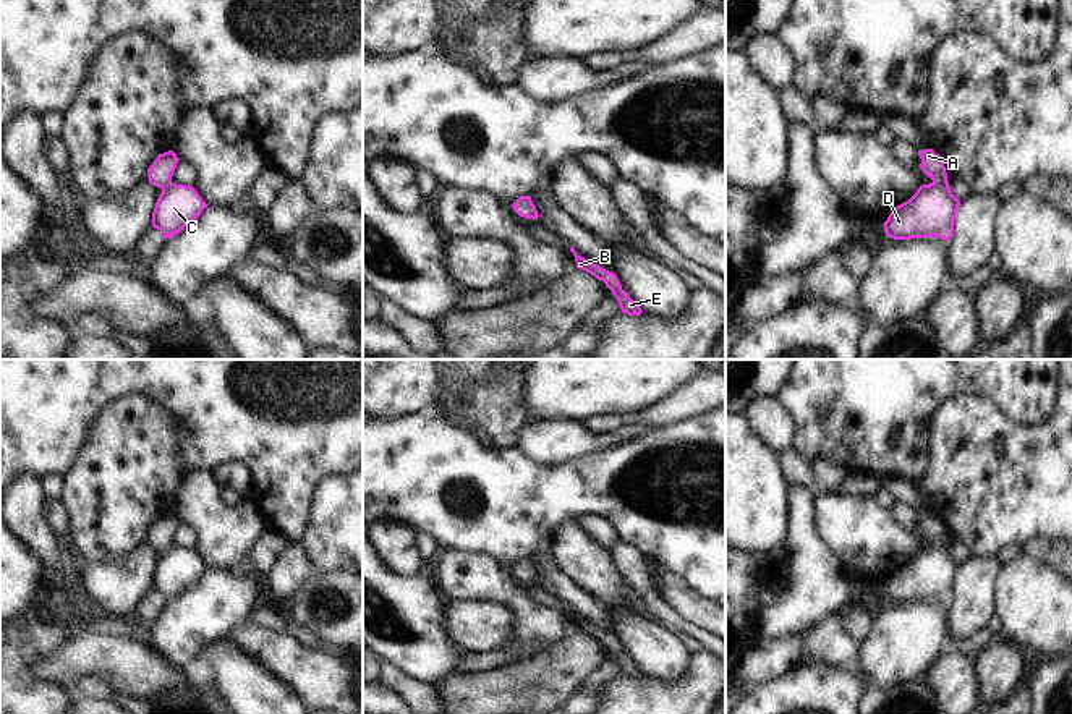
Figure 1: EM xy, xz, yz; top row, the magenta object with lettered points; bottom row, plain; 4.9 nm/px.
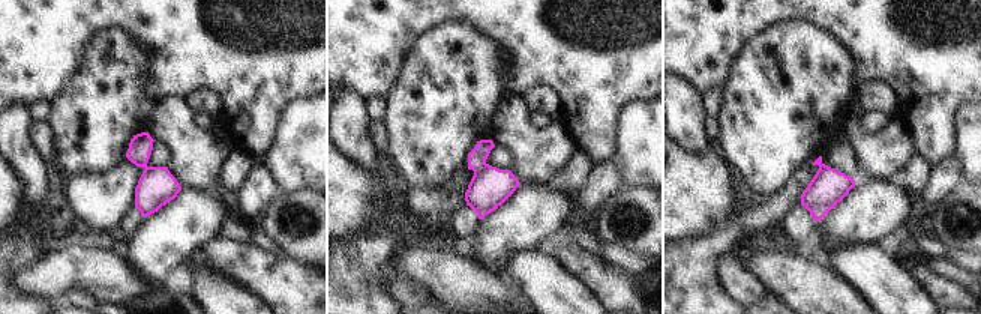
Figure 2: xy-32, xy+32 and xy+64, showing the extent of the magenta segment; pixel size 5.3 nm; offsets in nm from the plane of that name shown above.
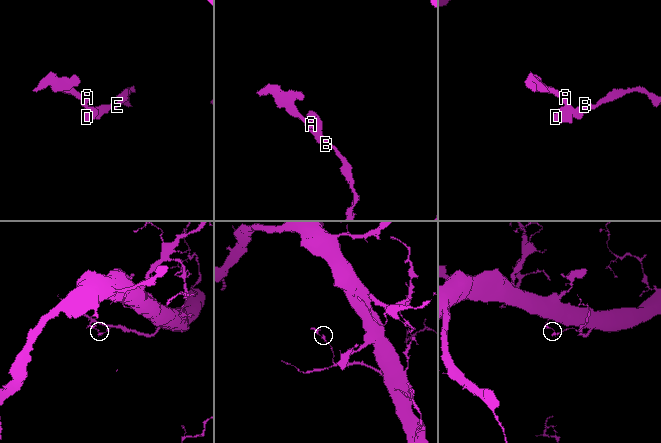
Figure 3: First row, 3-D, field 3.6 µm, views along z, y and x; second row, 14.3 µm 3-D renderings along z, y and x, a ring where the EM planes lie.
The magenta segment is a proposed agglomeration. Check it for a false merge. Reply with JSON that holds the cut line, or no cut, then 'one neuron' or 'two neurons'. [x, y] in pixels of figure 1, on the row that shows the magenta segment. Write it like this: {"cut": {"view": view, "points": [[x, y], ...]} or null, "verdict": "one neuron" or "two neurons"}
{"cut": {"view": "yz", "points": [[933, 180], [946, 182]]}, "verdict": "two neurons"}

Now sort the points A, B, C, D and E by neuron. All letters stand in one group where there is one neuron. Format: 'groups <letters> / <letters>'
groups A / B C D E

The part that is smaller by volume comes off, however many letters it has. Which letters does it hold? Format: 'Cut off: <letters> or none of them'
Cut off: A

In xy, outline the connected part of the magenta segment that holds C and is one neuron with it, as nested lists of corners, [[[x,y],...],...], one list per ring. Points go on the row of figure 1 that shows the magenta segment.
[[[168,183],[155,202],[152,227],[170,238],[193,223],[207,207],[193,186]]]

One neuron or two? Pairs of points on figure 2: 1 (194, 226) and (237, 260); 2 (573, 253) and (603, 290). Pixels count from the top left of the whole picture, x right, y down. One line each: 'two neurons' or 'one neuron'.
1: two neurons
2: one neuron

